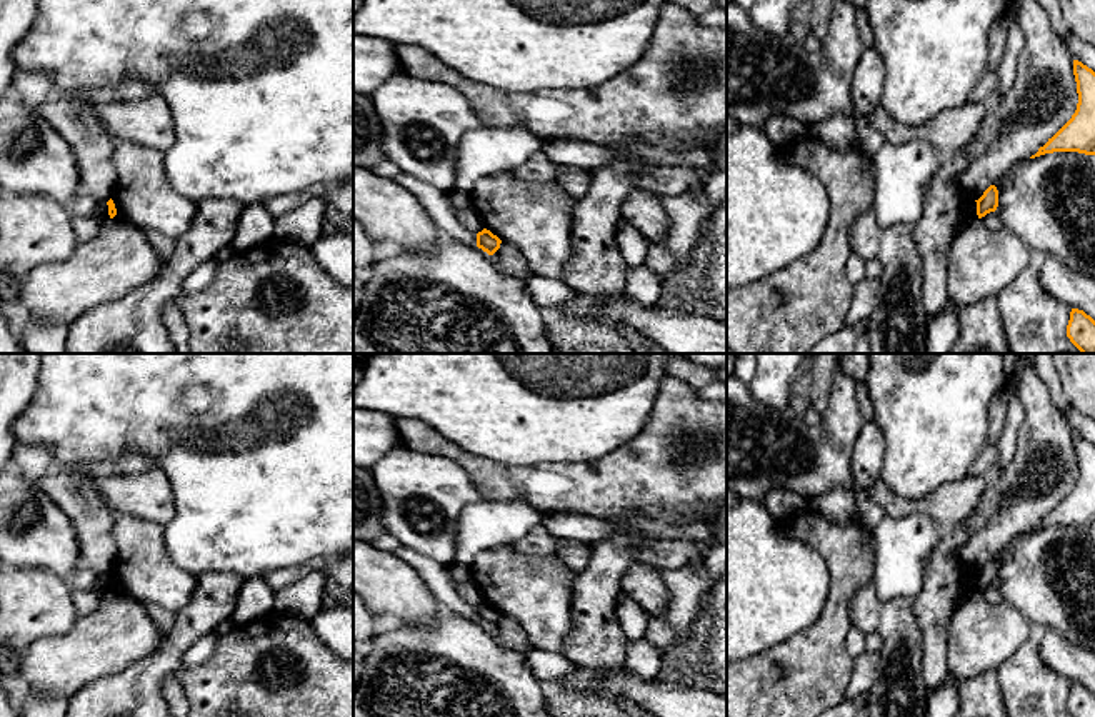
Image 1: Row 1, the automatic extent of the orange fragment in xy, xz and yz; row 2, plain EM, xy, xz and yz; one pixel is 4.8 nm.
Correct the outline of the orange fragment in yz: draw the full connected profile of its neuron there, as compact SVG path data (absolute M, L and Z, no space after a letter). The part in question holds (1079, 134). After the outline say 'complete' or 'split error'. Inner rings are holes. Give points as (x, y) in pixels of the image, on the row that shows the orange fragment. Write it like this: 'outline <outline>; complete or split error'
outline M1073 60L1078 103L1072 118L1030 158L1053 152L1095 155L1095 72Z; complete

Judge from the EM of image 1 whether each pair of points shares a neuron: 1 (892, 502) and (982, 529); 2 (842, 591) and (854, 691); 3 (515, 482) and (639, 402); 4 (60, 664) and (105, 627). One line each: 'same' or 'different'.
1: different
2: different
3: different
4: same

